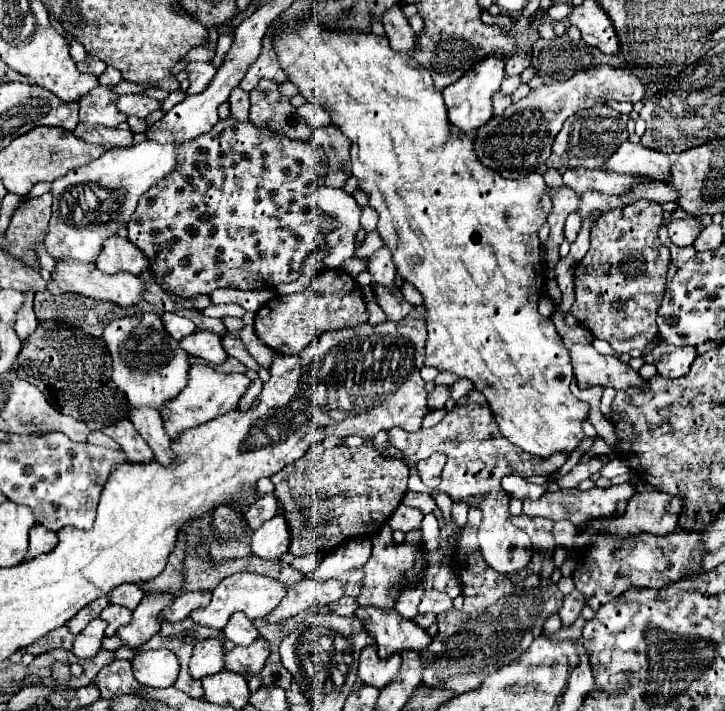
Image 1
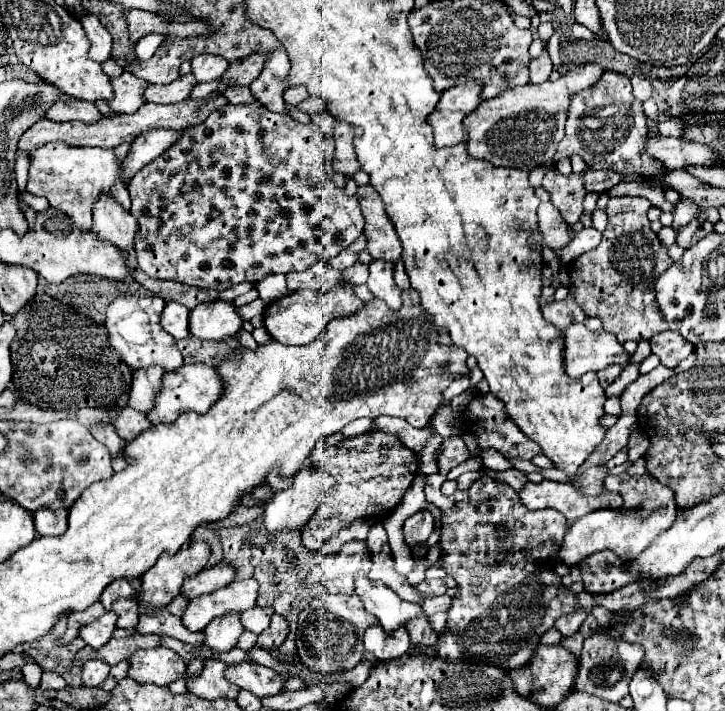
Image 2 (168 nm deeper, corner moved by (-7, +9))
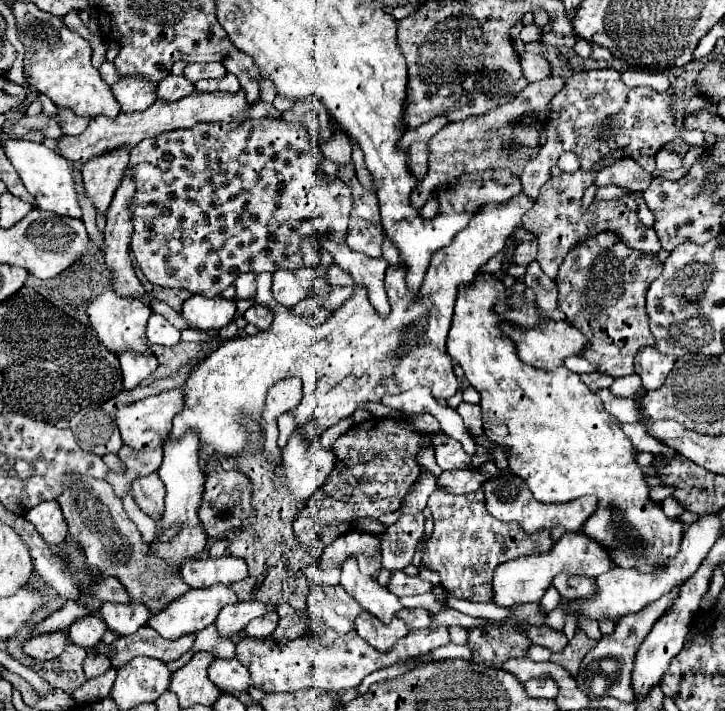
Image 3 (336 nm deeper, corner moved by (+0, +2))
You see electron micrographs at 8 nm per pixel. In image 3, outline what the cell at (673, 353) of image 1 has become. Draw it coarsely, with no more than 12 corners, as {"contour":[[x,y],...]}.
{"contour":[[654,346],[638,350],[636,374],[646,390],[664,384],[676,356],[666,356]]}

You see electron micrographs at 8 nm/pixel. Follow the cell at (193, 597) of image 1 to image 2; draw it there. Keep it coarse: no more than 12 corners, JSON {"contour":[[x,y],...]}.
{"contour":[[227,563],[187,577],[181,591],[187,599],[211,593],[235,579]]}

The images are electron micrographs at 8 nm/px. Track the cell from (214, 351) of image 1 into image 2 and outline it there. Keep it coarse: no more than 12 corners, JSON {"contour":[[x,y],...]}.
{"contour":[[209,301],[189,313],[193,337],[223,341],[241,329],[231,301]]}

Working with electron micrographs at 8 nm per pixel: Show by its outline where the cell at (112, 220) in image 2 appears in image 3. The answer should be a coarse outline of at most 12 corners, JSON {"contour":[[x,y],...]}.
{"contour":[[128,150],[82,166],[84,192],[106,214],[128,164]]}

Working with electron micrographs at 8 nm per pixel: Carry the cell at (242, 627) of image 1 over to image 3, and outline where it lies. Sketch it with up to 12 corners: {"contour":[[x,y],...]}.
{"contour":[[266,612],[246,626],[246,636],[264,640],[278,624],[276,612]]}

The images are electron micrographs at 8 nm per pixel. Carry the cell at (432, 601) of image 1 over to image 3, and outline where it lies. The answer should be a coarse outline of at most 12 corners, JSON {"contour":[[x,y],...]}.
{"contour":[[394,572],[388,590],[396,596],[430,592],[432,584]]}

